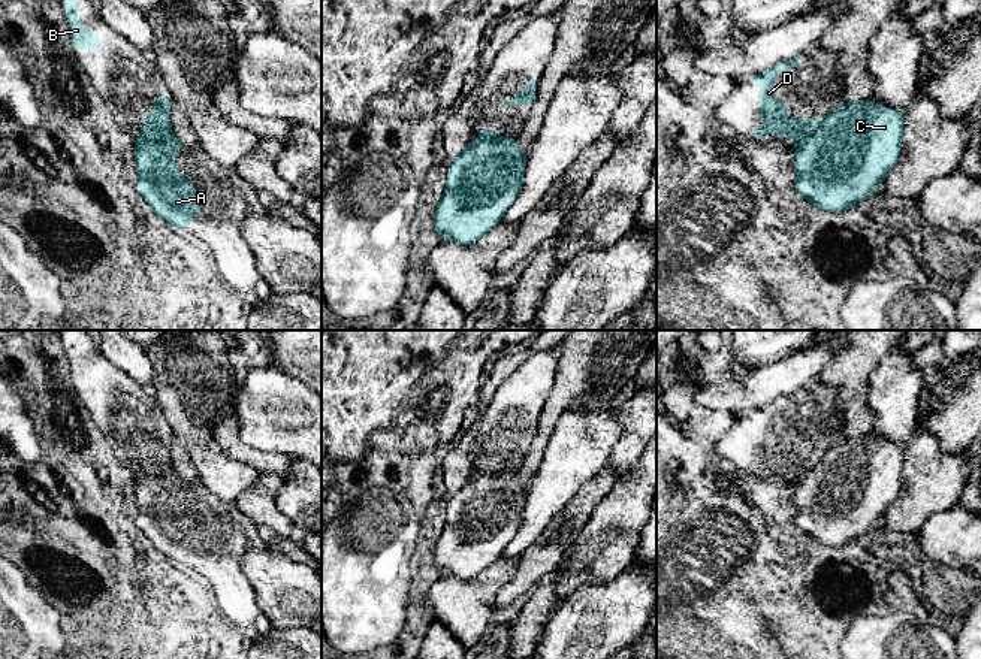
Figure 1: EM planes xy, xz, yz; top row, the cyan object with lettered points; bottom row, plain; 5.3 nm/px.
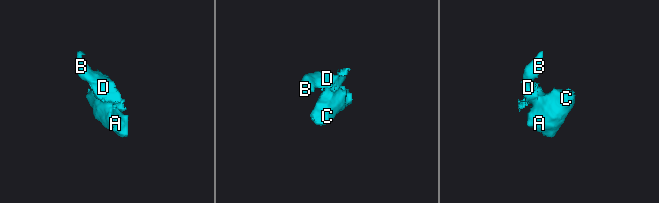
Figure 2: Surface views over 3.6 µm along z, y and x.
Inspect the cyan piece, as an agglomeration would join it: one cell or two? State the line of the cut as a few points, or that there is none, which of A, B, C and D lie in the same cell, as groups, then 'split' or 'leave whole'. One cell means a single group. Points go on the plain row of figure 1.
cut in yz along (830, 449), (820, 458), (817, 466), (799, 477); A C / B D; split

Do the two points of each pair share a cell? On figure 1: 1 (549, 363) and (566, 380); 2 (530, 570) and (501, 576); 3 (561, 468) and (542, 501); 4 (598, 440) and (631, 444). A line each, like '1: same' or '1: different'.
1: different
2: different
3: same
4: different

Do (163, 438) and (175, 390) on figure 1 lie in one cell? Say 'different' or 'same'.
different

